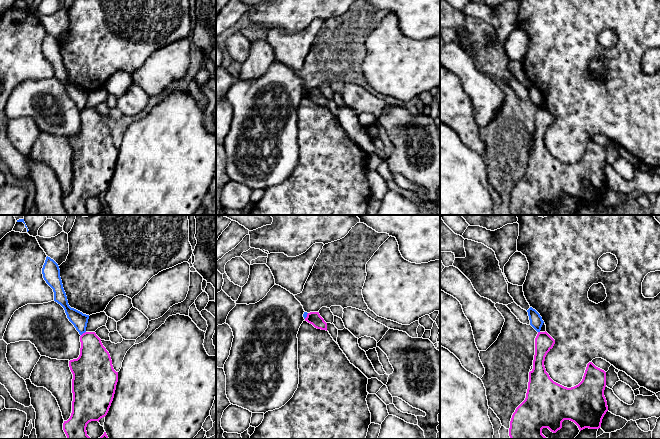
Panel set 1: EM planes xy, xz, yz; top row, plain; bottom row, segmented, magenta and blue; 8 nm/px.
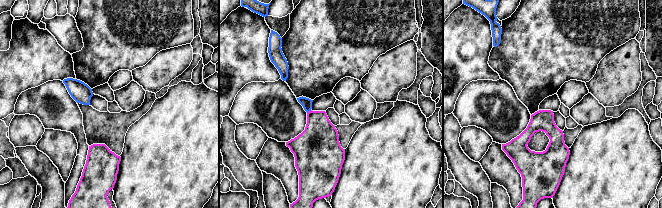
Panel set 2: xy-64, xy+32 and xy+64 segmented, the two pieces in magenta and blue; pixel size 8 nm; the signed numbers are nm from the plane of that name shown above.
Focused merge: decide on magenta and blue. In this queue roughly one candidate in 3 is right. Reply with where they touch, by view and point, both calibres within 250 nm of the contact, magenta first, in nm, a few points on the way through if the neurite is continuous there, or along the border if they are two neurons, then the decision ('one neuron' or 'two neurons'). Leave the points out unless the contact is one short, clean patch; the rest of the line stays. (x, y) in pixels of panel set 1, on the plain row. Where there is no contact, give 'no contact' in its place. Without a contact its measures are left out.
meets magenta in xy at (83, 109); 280 nm thick on the magenta side, 120 nm on the other; border along xy (85, 107), (81, 111); two neurons

